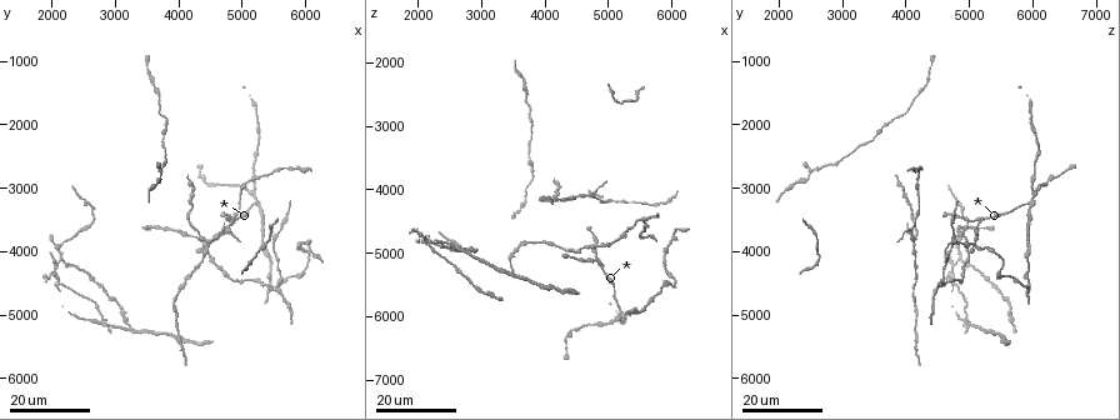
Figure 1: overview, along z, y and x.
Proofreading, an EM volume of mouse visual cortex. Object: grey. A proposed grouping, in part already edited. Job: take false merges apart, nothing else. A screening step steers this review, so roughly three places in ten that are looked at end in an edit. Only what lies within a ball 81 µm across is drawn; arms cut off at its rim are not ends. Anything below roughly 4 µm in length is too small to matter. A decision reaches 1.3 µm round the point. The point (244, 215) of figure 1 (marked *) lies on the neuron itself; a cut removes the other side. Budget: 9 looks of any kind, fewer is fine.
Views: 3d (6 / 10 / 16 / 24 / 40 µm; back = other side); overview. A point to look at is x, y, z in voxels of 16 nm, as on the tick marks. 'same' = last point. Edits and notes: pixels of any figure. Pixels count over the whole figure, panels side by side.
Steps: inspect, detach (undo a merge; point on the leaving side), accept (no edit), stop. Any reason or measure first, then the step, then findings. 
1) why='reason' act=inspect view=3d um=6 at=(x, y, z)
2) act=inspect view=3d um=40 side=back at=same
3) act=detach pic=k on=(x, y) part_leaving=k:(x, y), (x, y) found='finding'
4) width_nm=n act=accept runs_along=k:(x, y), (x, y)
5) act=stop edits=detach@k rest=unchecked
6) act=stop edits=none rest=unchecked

why='thin neck' act=inspect view=3d um=24 at=(4750, 3450, 4650)

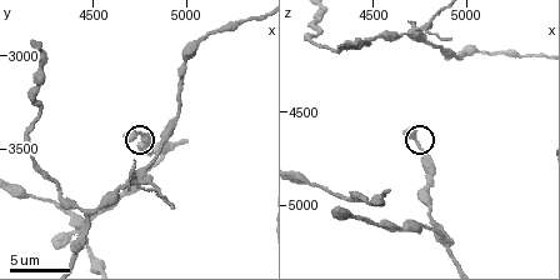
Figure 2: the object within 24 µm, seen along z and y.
why='closer look' act=inspect view=3d um=10 at=(4740, 3400, 4680)

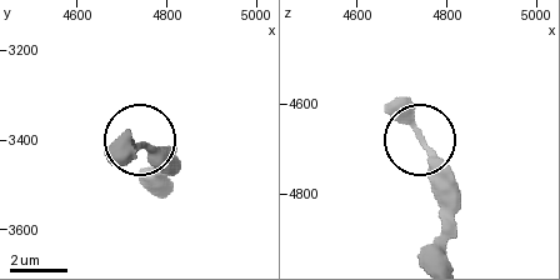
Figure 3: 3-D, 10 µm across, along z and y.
width_nm=240 act=accept found='continuous, no second neuron'

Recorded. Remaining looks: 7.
why='three arms meet' act=inspect view=3d um=16 at=(4450, 3850, 4150)

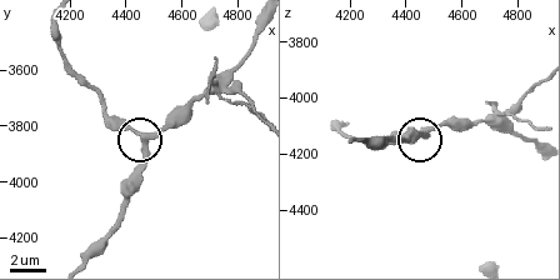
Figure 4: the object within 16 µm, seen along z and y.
act=inspect view=3d um=10 at=same

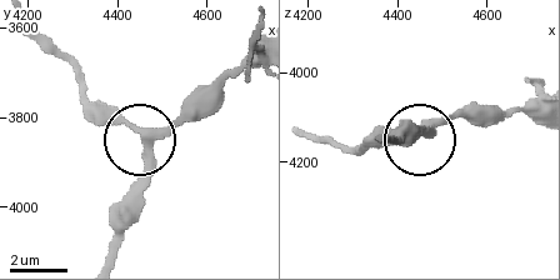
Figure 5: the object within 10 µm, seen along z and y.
arms=3 act=accept found='continuous, no second neuron'

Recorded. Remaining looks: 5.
act=inspect view=3d um=24 at=(3800, 2250, 3500)

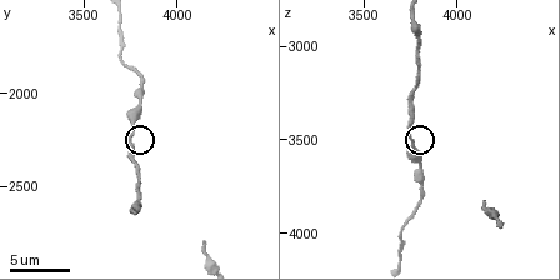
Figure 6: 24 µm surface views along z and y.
act=inspect view=3d um=6 at=(3760, 2220, 3480)

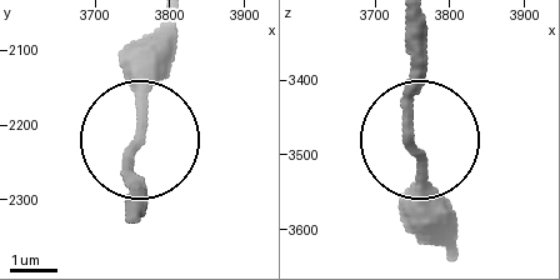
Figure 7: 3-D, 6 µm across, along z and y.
side_arm_um=30 act=accept found='all the same neuron'

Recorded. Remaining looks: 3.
why='thick turns thin' act=inspect view=3d um=16 at=(3700, 2850, 2450)

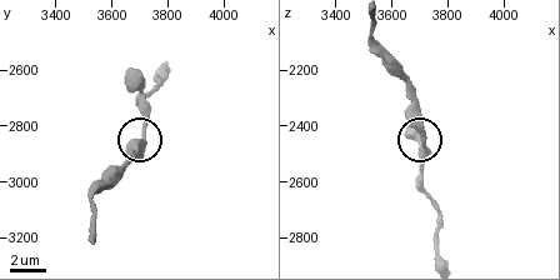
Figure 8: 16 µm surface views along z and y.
why='zoom in' act=inspect view=3d um=6 at=same

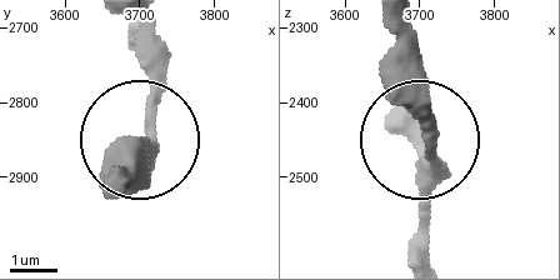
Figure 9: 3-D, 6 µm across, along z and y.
width_nm=400 act=accept runs_along=9:(430, 250), (418, 39) found='all the same neuron'

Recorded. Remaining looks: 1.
act=inspect view=3d um=6 at=(4920, 3400, 4180)

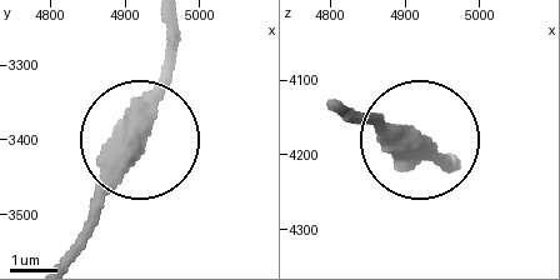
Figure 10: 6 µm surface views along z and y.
side_arm_um=28 act=accept found='one neuron here'

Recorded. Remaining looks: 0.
act=stop edits=none rest=unchecked

